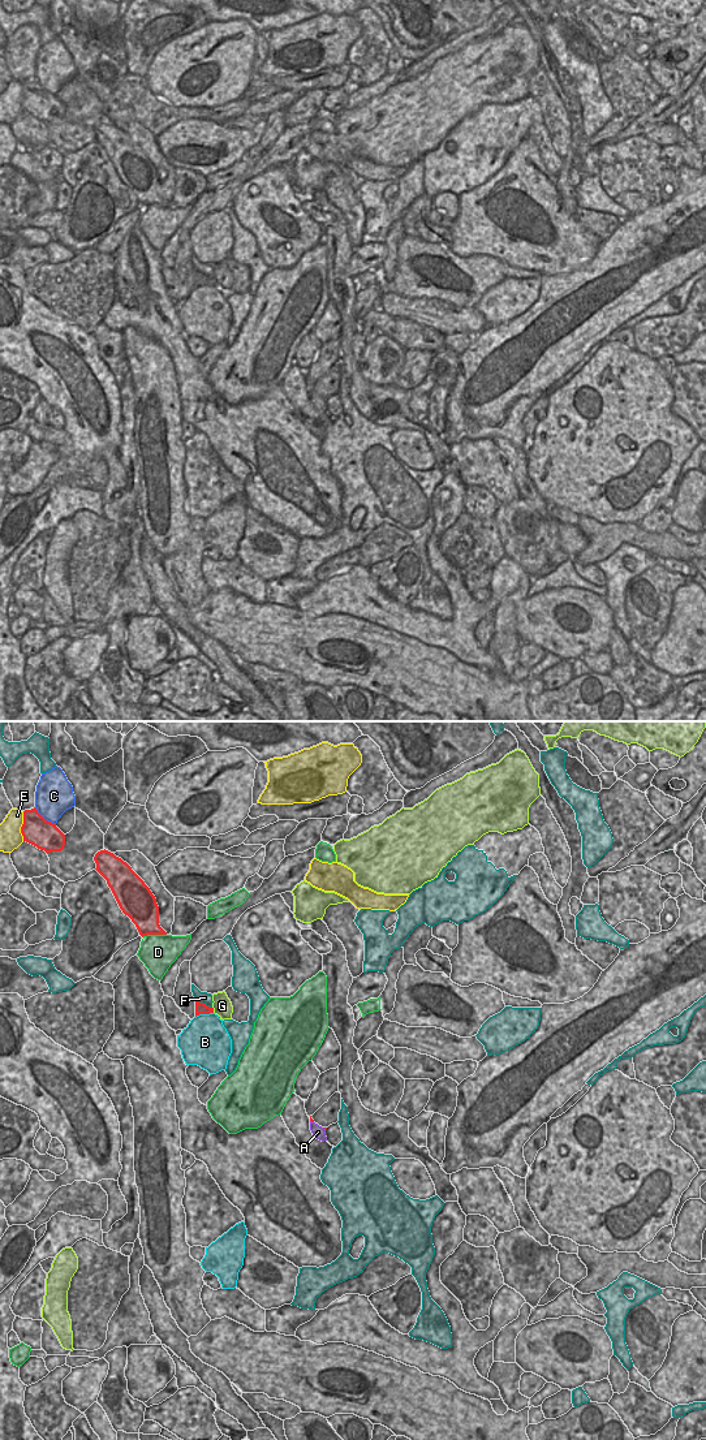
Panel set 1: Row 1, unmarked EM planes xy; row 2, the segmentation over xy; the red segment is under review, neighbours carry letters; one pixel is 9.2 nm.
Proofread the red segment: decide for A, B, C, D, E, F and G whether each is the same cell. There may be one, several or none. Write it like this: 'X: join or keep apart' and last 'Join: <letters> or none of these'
A: join
B: keep apart
C: keep apart
D: keep apart
E: keep apart
F: keep apart
G: keep apart
Join: A

